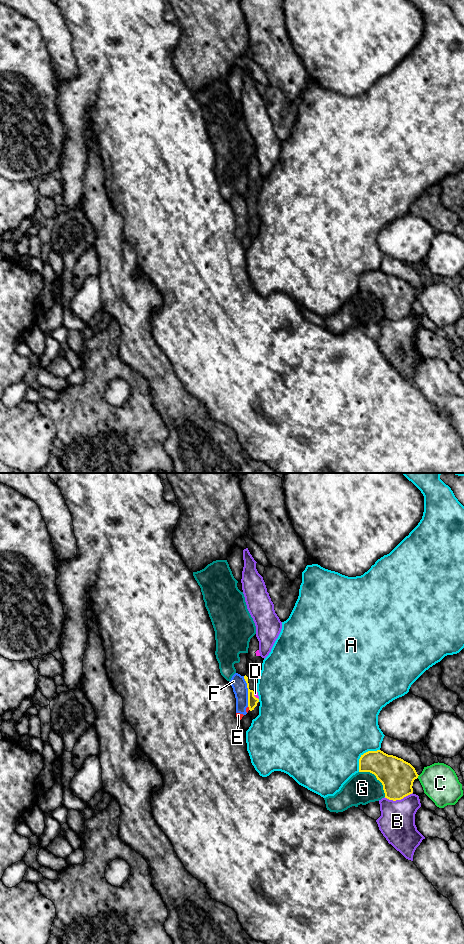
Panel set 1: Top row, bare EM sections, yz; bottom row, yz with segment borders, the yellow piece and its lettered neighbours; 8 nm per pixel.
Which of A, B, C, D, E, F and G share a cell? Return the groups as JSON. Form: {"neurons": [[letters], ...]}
{"neurons": [["A"], ["B"], ["C"], ["D"], ["E", "F"], ["G"]]}

